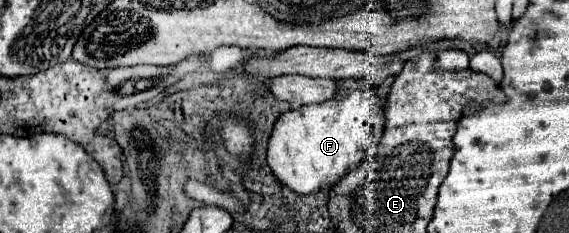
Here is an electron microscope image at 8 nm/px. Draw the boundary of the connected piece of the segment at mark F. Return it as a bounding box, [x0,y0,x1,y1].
[268,79,382,195]

